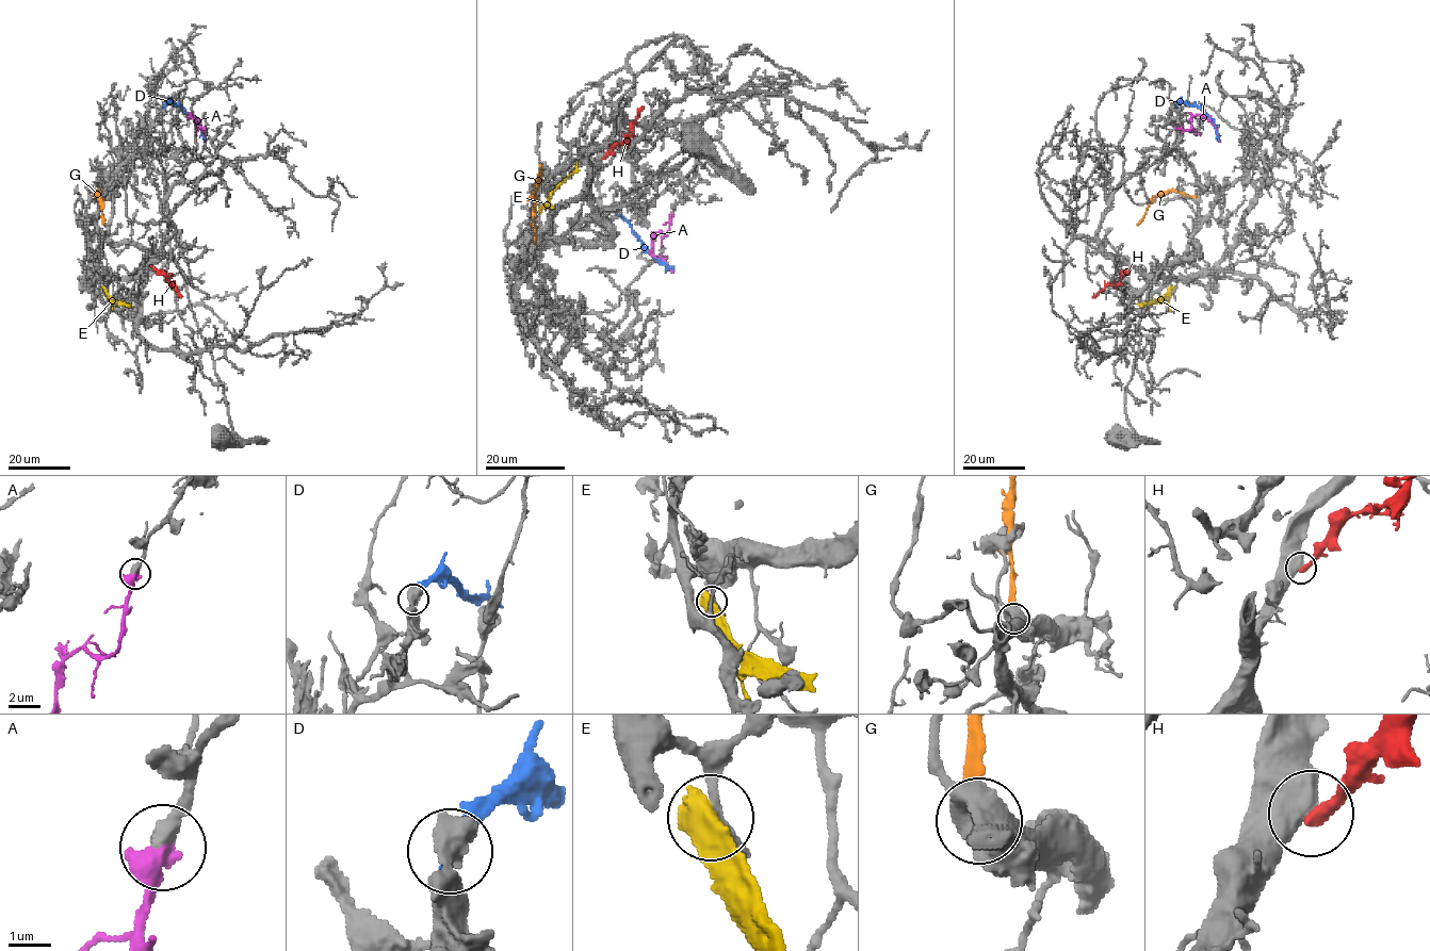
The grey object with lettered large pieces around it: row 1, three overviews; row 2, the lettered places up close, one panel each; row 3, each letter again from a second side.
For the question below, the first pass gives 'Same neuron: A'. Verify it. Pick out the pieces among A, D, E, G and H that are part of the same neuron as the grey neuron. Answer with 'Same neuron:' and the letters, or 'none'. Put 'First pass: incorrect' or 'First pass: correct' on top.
First pass: correct
Same neuron: A

